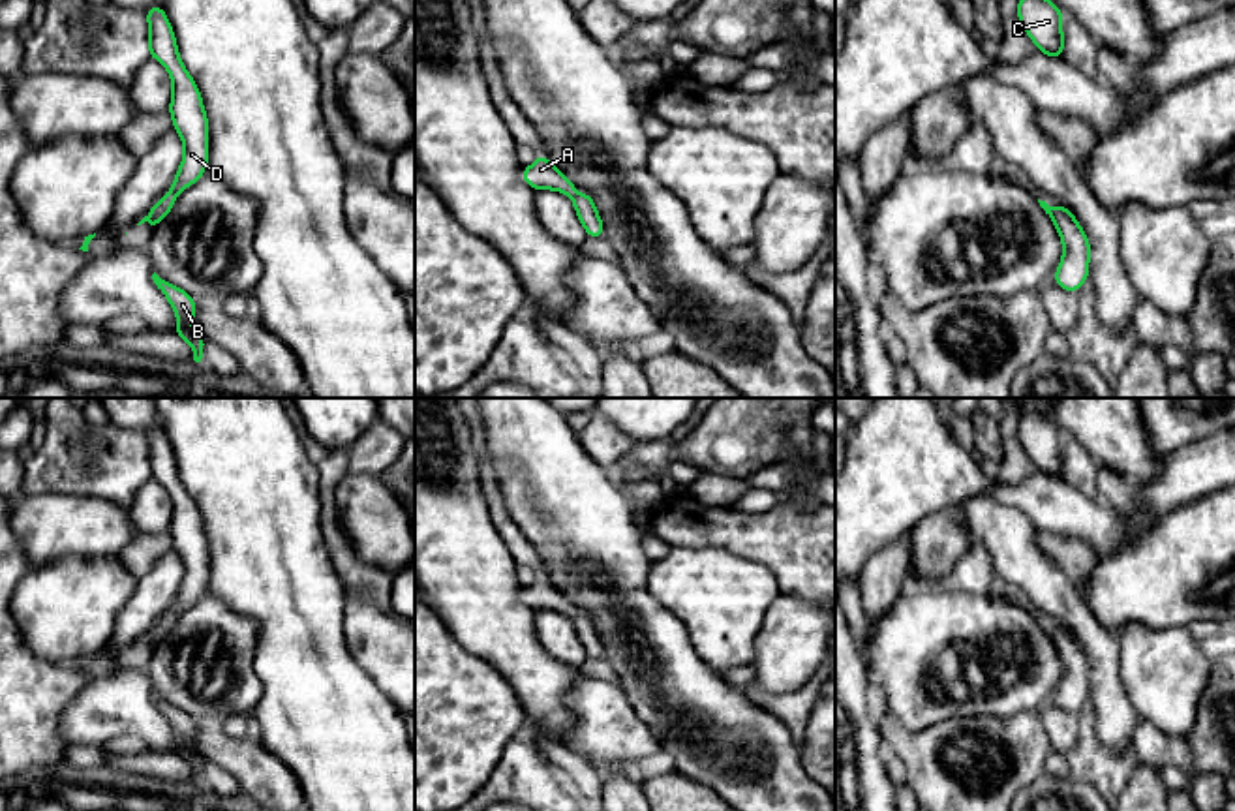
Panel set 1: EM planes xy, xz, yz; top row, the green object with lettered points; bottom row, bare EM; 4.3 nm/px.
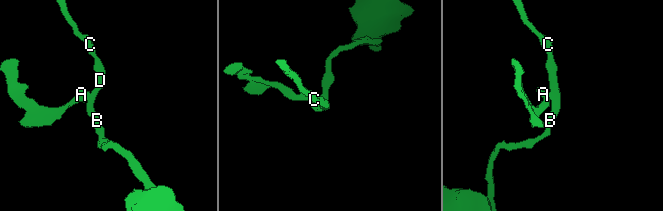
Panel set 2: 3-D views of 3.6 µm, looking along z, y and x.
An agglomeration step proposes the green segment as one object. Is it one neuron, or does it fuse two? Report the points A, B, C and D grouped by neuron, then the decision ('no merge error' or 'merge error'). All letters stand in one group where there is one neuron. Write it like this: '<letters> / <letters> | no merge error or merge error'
A / B C D | merge error

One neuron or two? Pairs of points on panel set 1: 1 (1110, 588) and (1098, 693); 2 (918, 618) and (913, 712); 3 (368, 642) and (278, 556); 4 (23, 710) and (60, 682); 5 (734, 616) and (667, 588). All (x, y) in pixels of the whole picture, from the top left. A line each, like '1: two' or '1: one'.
1: two
2: one
3: two
4: one
5: one

